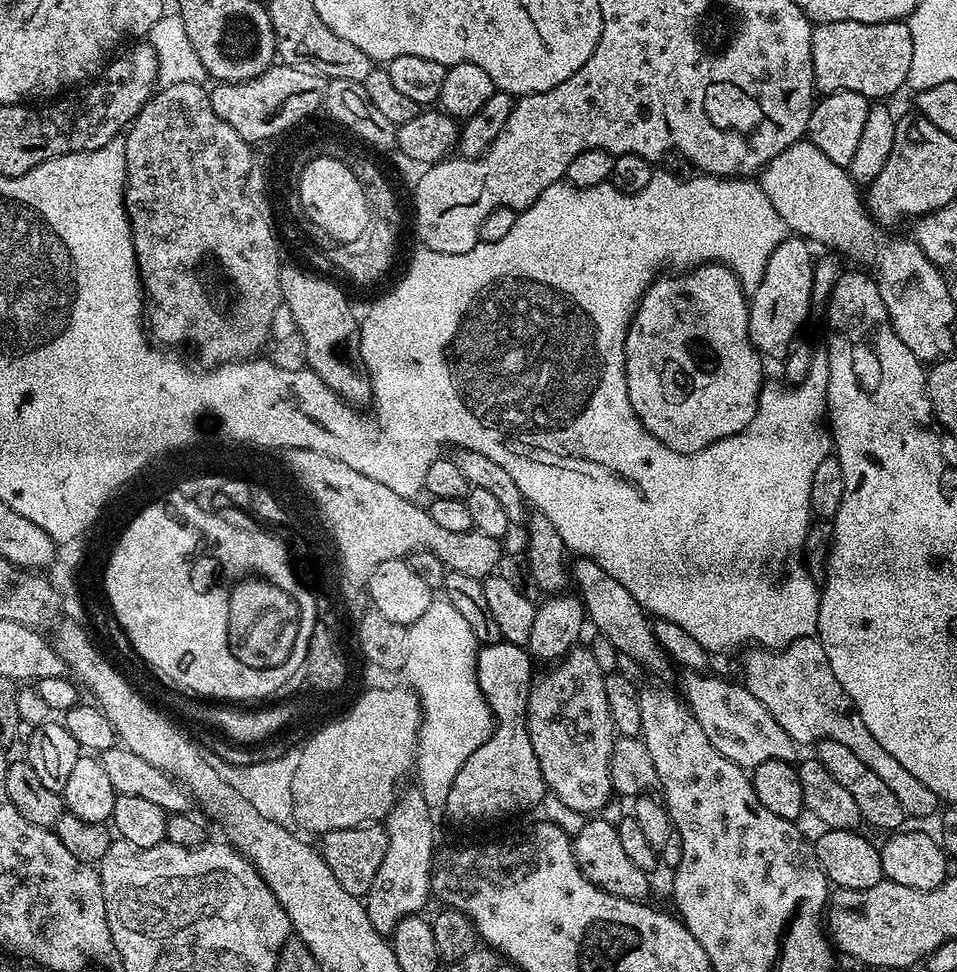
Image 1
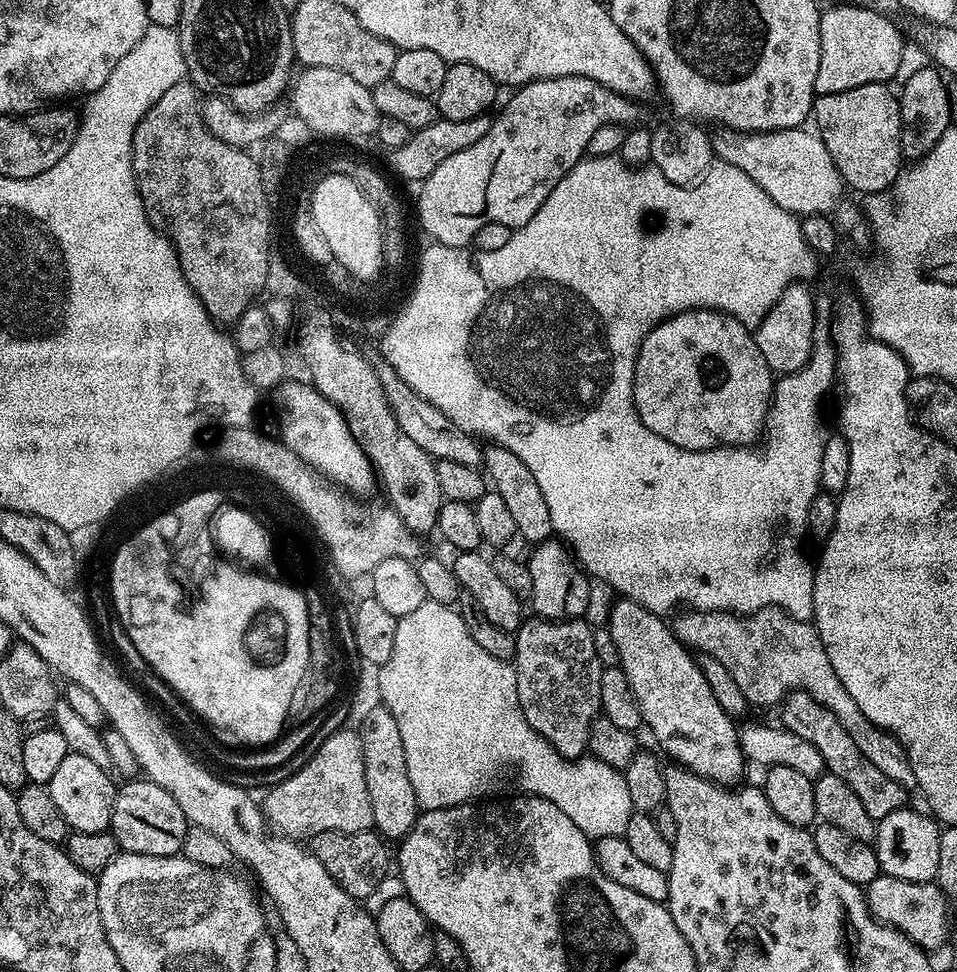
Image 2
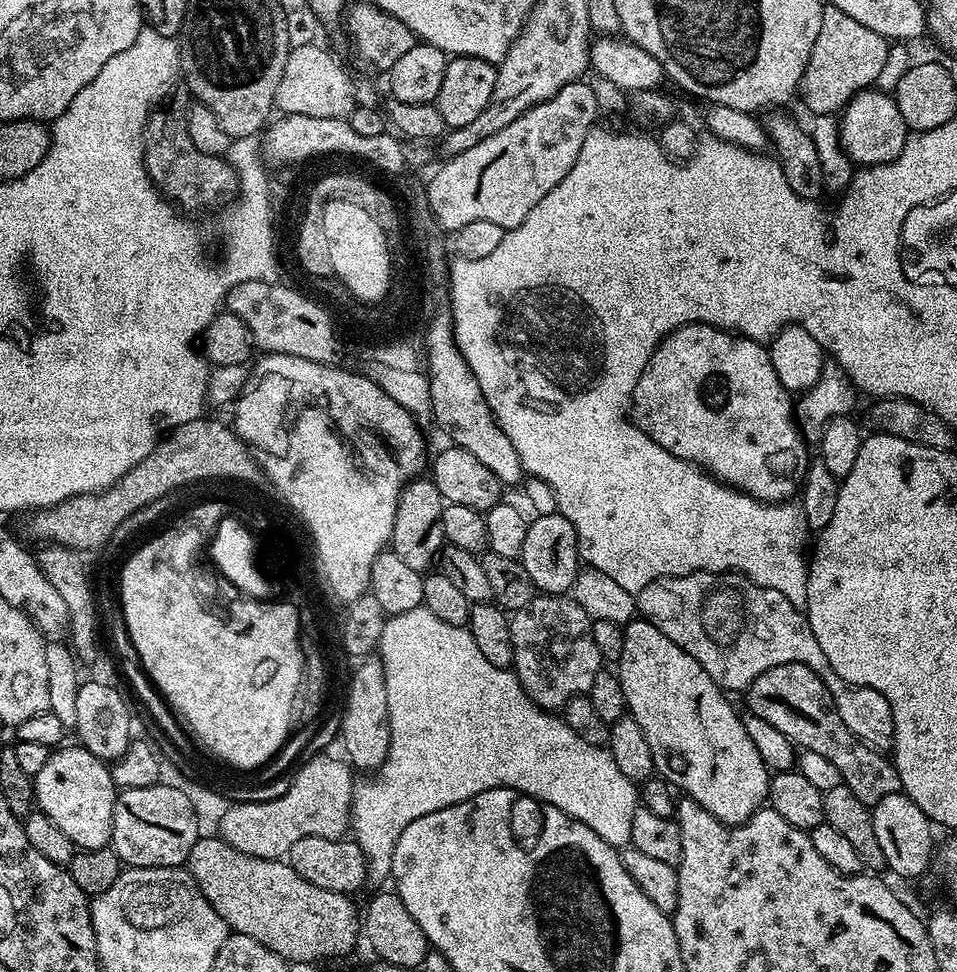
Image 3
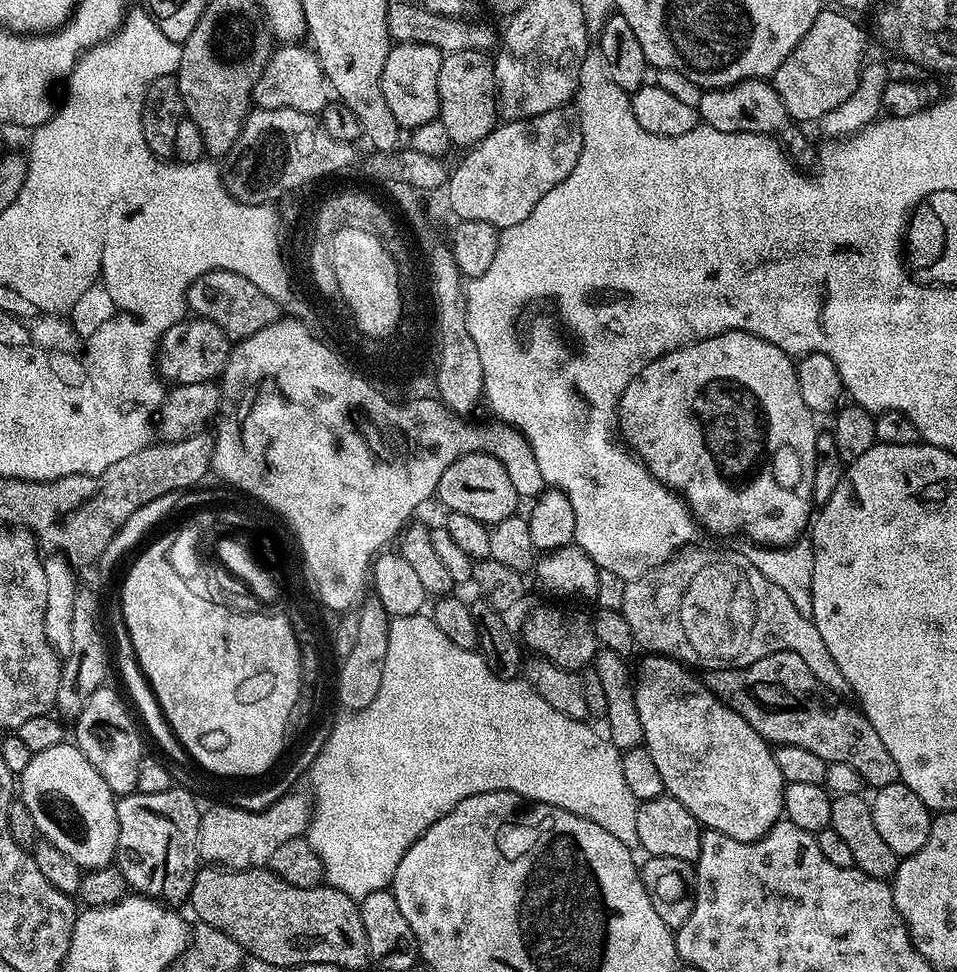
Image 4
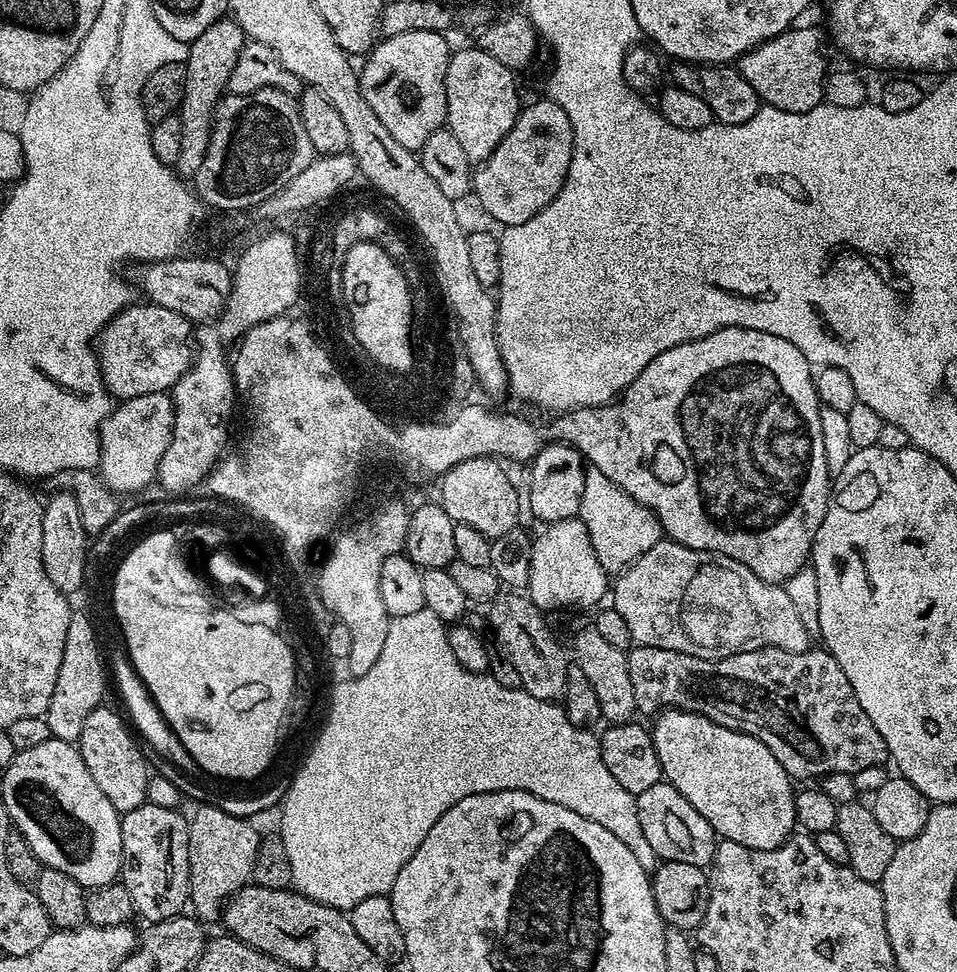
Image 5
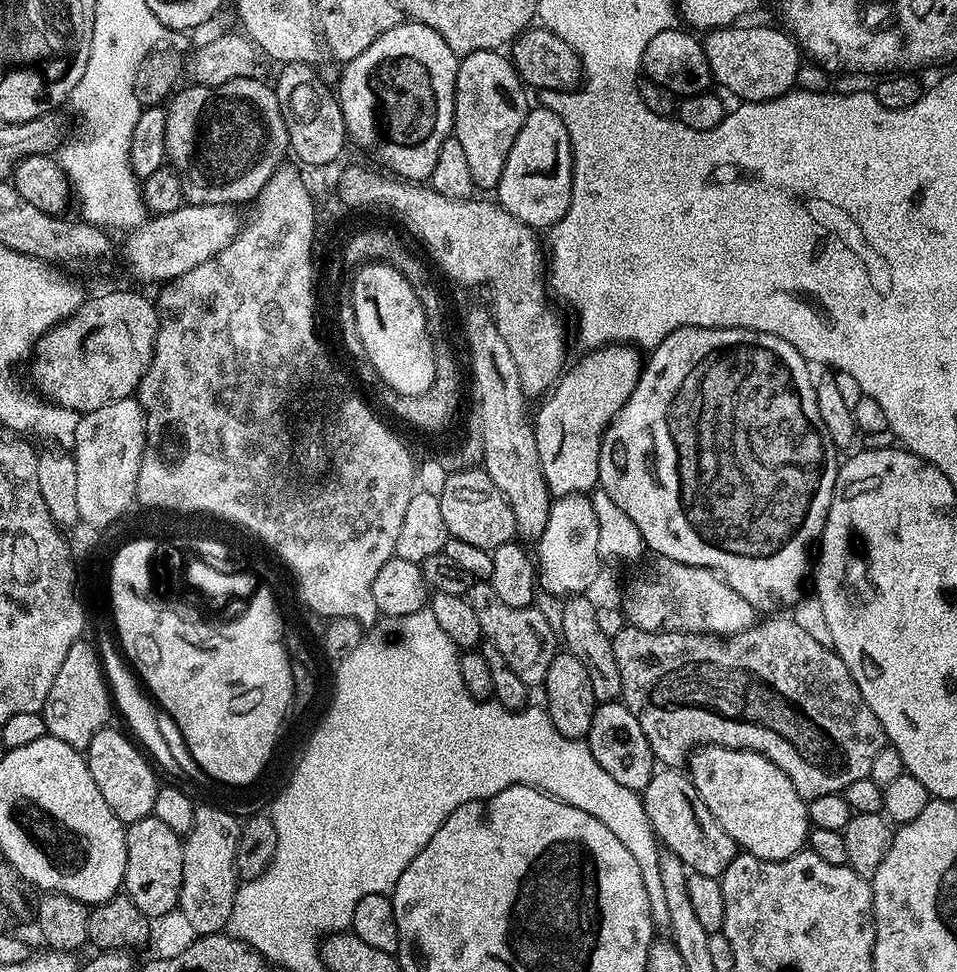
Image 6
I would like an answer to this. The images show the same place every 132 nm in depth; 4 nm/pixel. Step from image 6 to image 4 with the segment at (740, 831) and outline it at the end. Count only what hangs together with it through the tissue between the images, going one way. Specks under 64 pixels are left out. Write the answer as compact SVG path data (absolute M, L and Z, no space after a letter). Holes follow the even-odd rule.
M648 654L643 658L645 660L641 662L640 669L635 669L634 672L638 718L642 718L642 734L644 735L643 747L647 748L650 758L654 758L654 766L658 766L658 774L662 774L665 793L669 796L673 796L678 802L682 802L682 806L686 806L686 810L690 810L690 814L694 814L694 818L705 829L721 832L730 838L734 838L738 842L754 842L758 838L765 836L784 816L785 786L782 774L778 771L778 762L774 762L774 751L768 741L761 738L758 734L758 730L754 730L754 726L750 726L750 722L746 722L746 718L742 718L742 714L738 714L733 708L723 704L723 702L705 686L703 679L701 679L699 675L694 674L691 667L681 664L678 660L671 660L668 656Z

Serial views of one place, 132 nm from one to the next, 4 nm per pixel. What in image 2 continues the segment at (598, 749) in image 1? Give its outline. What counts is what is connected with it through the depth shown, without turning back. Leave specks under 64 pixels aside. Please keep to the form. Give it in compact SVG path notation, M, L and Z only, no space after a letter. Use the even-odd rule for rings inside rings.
M584 618L531 619L525 619L514 633L514 667L522 714L558 754L579 758L588 752L590 726L601 715L598 678L602 678L604 668L594 650L593 625L588 625Z

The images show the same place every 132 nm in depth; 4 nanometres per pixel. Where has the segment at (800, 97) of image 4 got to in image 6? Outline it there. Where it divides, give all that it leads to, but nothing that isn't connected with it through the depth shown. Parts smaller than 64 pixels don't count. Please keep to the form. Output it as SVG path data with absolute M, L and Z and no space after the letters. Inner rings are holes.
M729 26L713 28L703 37L702 43L706 60L710 62L712 76L717 85L721 84L728 92L733 92L740 102L753 104L763 100L773 100L793 91L797 87L796 79L800 76L800 60L802 49L783 27L777 28L740 28L744 26Z

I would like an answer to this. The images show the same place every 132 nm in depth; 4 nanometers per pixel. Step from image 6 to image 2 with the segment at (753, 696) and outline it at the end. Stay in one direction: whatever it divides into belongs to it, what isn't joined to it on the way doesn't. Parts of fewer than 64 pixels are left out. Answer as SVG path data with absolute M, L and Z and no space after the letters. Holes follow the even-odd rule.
M789 692L784 697L780 710L779 723L789 732L798 734L798 738L806 738L806 742L814 742L814 746L818 746L818 754L822 754L825 769L842 778L842 782L846 782L846 786L858 794L858 799L862 801L862 807L866 809L866 814L870 814L870 818L878 822L886 818L886 814L894 814L894 810L909 803L909 789L886 778L886 774L882 774L874 762L867 760L862 750L858 750L854 738L846 734L846 726L842 726L838 718L834 718L834 714L830 714L830 710L819 704L809 692Z

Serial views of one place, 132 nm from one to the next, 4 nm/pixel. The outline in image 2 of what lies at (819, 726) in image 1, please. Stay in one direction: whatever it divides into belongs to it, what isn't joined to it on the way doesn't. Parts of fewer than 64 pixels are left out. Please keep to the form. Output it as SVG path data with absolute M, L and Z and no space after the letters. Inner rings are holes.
M763 608L740 615L695 610L681 612L684 613L670 624L676 637L689 649L722 662L749 705L779 705L789 692L809 692L819 704L830 710L830 714L834 714L834 718L838 718L842 726L846 726L846 734L854 738L858 750L862 750L864 757L874 762L886 778L898 782L903 788L916 788L912 767L896 737L870 722L870 718L862 714L858 702L846 694L846 686L842 686L838 674L834 674L834 666L830 666L830 658L826 658L815 623L796 620L780 608Z

